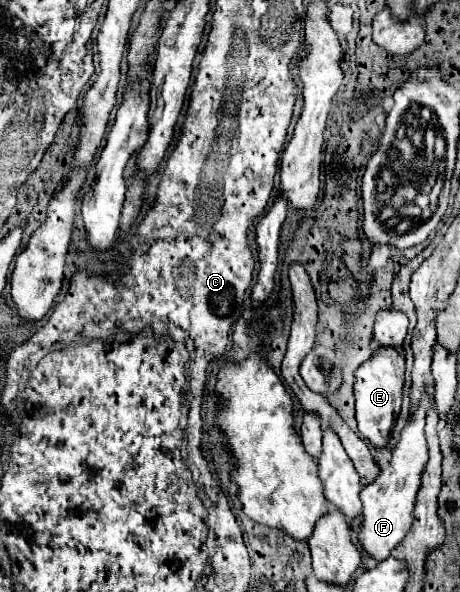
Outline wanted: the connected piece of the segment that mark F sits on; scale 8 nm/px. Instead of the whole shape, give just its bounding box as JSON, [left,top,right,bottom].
[357,400,427,562]

